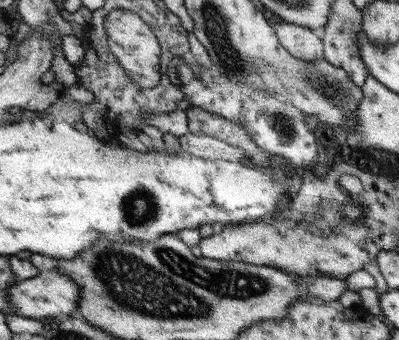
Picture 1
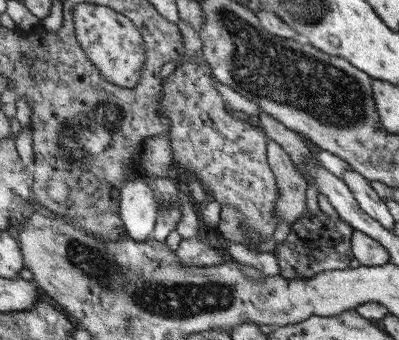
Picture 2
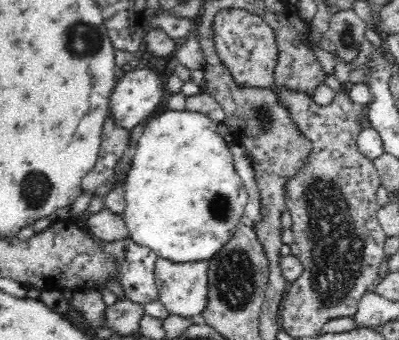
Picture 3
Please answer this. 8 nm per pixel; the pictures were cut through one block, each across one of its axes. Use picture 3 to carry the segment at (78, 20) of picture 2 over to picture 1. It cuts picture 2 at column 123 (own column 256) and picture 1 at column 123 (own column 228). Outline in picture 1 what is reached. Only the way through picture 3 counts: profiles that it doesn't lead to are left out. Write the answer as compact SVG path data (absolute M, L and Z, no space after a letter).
M113 10L107 16L105 30L109 32L111 52L117 56L127 76L133 78L133 82L141 88L157 88L161 82L161 42L157 40L157 34L135 12L129 10Z

